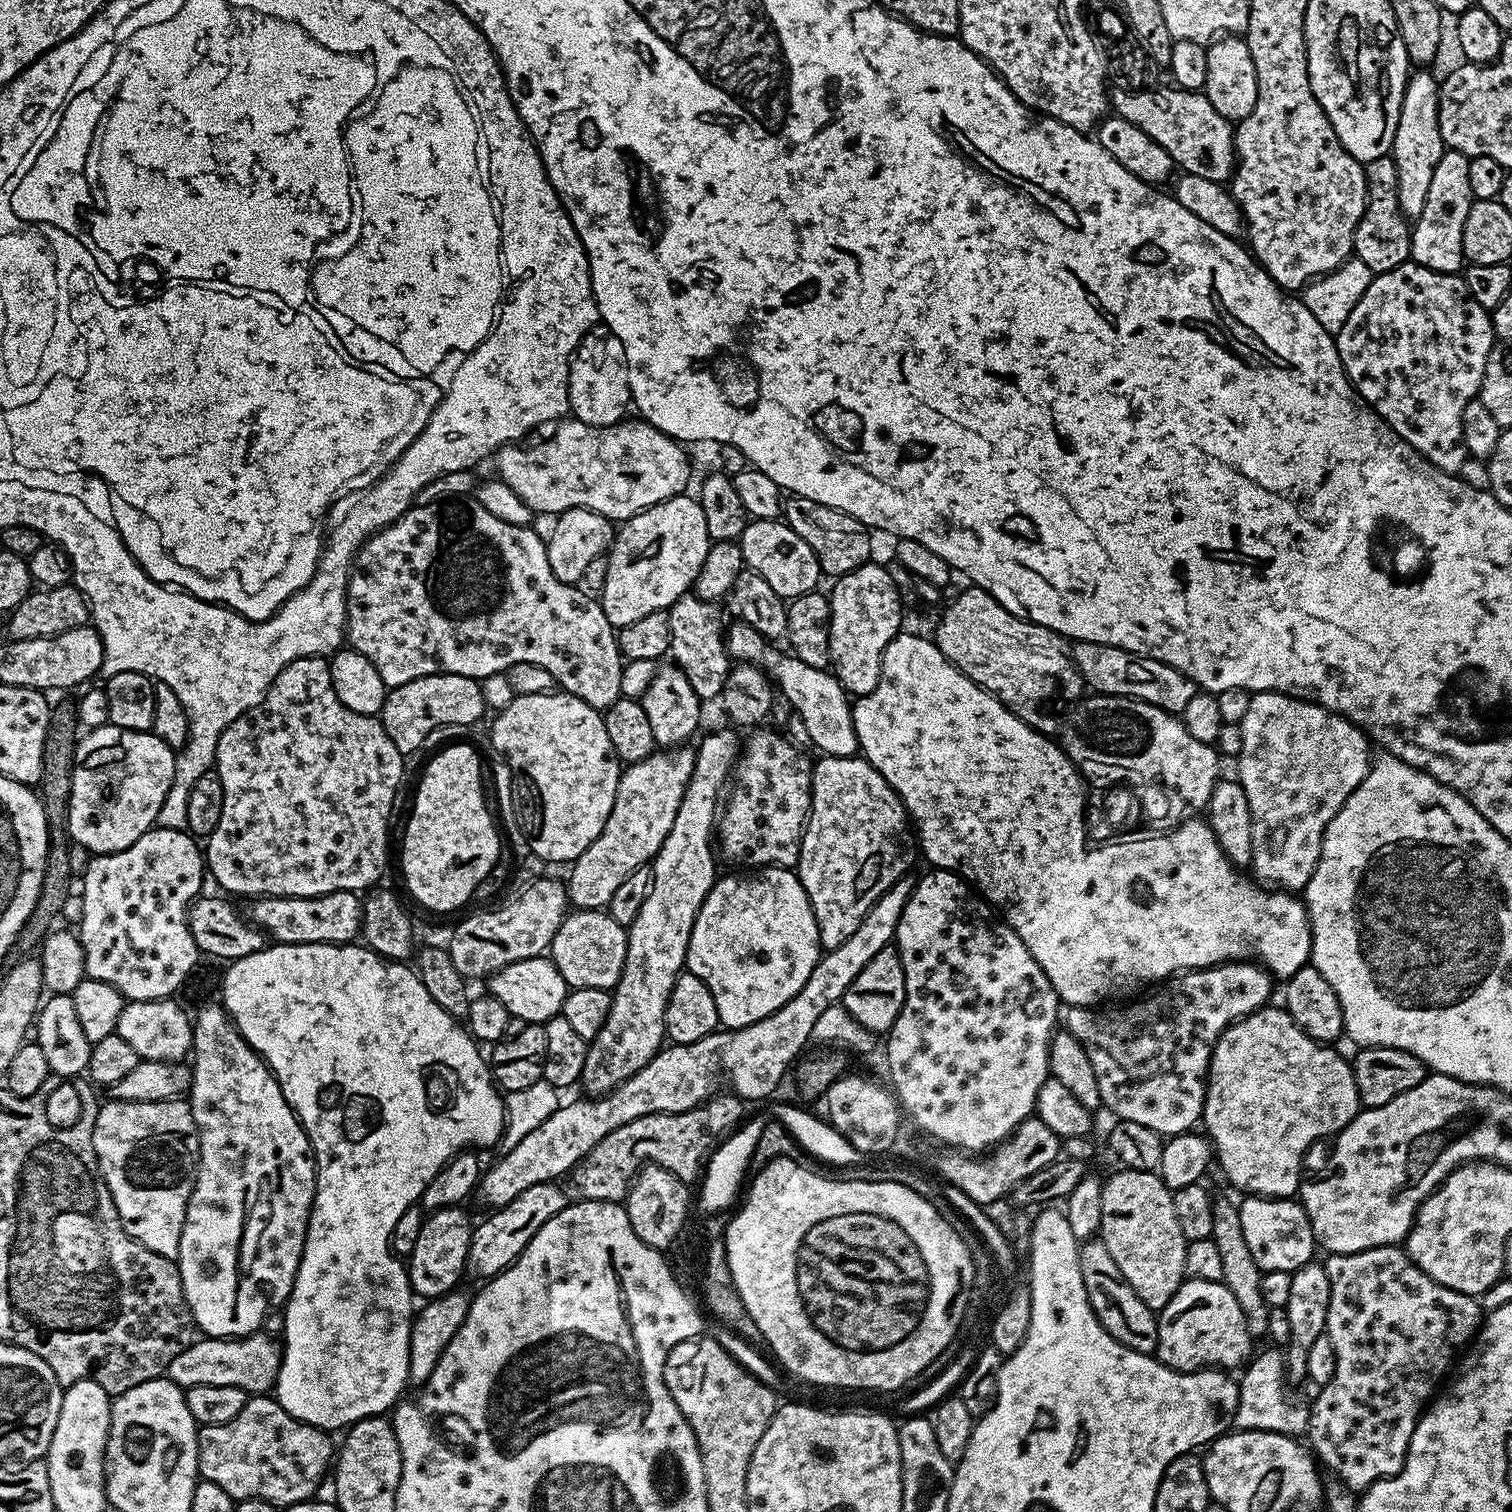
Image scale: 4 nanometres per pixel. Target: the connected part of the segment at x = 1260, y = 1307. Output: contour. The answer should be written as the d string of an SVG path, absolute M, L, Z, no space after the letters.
M1213 1199L1214 1230L1210 1239L1218 1246L1218 1254L1222 1257L1222 1283L1238 1298L1238 1306L1246 1314L1246 1326L1254 1338L1268 1335L1268 1303L1262 1298L1262 1278L1258 1262L1254 1262L1254 1254L1250 1254L1250 1246L1246 1246L1246 1234L1242 1234L1242 1218L1239 1207L1228 1200Z

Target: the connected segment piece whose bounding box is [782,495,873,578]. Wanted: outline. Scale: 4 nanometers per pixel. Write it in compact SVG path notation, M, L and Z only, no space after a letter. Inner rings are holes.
M789 495L782 504L782 519L806 542L810 542L810 550L820 563L821 573L825 577L839 578L850 574L850 570L858 570L858 566L869 563L872 556L873 533L858 518L846 514L842 510L834 510L830 506L822 506L822 502Z

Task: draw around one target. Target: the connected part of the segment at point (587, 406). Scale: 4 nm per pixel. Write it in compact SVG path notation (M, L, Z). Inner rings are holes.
M597 324L579 342L569 361L568 407L575 419L587 425L603 426L619 423L631 403L629 370L625 348L614 333L603 324Z

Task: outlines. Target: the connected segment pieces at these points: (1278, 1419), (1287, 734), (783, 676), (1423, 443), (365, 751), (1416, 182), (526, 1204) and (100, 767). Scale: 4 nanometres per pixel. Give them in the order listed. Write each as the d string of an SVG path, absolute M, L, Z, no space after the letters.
M1276 1346L1259 1352L1247 1363L1246 1372L1239 1377L1238 1409L1235 1411L1233 1427L1237 1431L1278 1432L1284 1435L1303 1435L1308 1428L1311 1409L1306 1405L1294 1405L1286 1396L1286 1356Z
M1258 692L1249 698L1245 717L1239 722L1242 750L1238 757L1238 779L1250 802L1251 871L1257 881L1276 890L1299 893L1310 882L1318 866L1326 826L1354 794L1372 766L1374 752L1368 749L1369 737L1364 729L1351 724L1339 712L1329 712L1307 698L1287 696L1281 692Z
M743 622L735 623L729 623L726 628L729 657L736 662L755 662L764 669L769 681L774 682L779 695L781 692L788 699L789 706L800 715L800 724L808 731L817 753L825 756L857 755L858 745L852 717L853 701L831 671L806 666L806 662L788 654L780 656L776 649L779 647L760 636L758 630Z
M1411 262L1398 266L1389 272L1373 275L1370 286L1366 286L1366 294L1358 298L1354 310L1350 310L1350 318L1346 318L1346 326L1335 333L1336 349L1340 355L1340 361L1348 380L1352 383L1356 393L1362 397L1366 404L1379 414L1380 417L1393 428L1411 448L1418 450L1424 459L1430 461L1436 468L1443 472L1459 473L1465 458L1464 441L1460 439L1462 434L1462 410L1466 410L1466 402L1477 399L1480 395L1480 383L1486 370L1486 358L1490 354L1494 343L1492 330L1492 318L1489 309L1478 306L1468 295L1468 287L1463 275L1454 272L1439 272L1438 270L1426 270L1426 266L1418 266Z
M307 656L290 662L274 678L274 682L266 690L262 702L246 714L234 718L230 726L218 738L214 771L222 782L222 818L218 818L218 826L206 838L206 868L216 879L216 884L225 893L236 896L289 896L290 898L314 898L325 896L331 892L363 893L381 883L380 875L388 864L388 819L392 816L392 803L396 800L396 791L400 788L400 779L404 776L405 753L390 742L390 734L386 734L383 723L377 717L366 714L354 714L354 710L346 710L342 702L338 702L338 694L334 694L334 686L330 682L329 661L322 656Z
M1428 70L1413 71L1402 94L1402 110L1398 114L1398 126L1390 153L1398 166L1398 202L1408 218L1422 214L1422 206L1426 206L1426 194L1430 191L1434 166L1438 166L1438 158L1442 158L1446 150L1438 126L1439 101L1440 85L1437 77L1432 77Z
M556 1182L526 1186L526 1190L522 1190L522 1194L514 1198L514 1202L510 1202L504 1208L495 1209L488 1214L492 1216L486 1217L481 1224L479 1221L472 1230L467 1271L473 1272L476 1276L491 1278L510 1267L516 1261L516 1257L522 1254L530 1238L538 1234L543 1224L550 1218L554 1218L554 1214L558 1214L570 1203L570 1196L567 1196L559 1188L560 1186Z
M113 724L85 731L79 737L72 759L72 801L68 807L67 835L71 843L89 848L89 853L121 852L156 824L158 810L174 782L176 752L162 738L150 732L135 732Z

